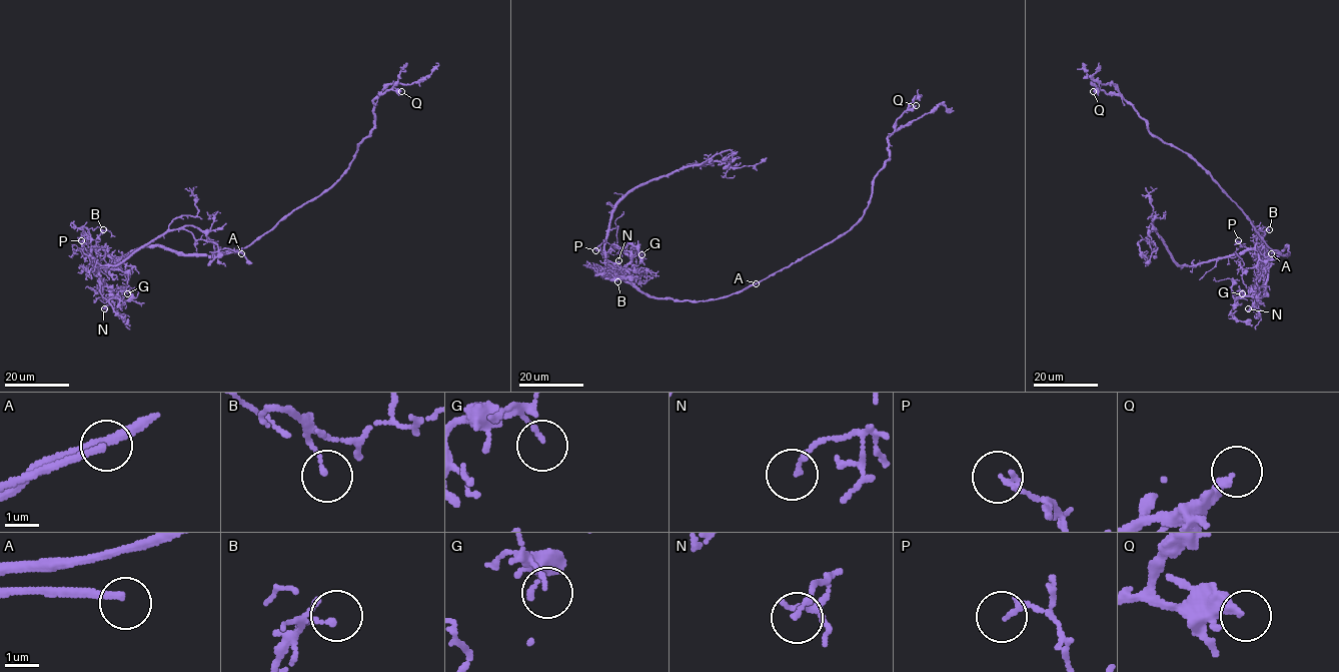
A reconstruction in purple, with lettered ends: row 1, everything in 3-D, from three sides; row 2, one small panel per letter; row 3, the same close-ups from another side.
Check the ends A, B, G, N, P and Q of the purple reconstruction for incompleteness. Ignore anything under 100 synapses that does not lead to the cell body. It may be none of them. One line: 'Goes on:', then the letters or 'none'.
Goes on: A

